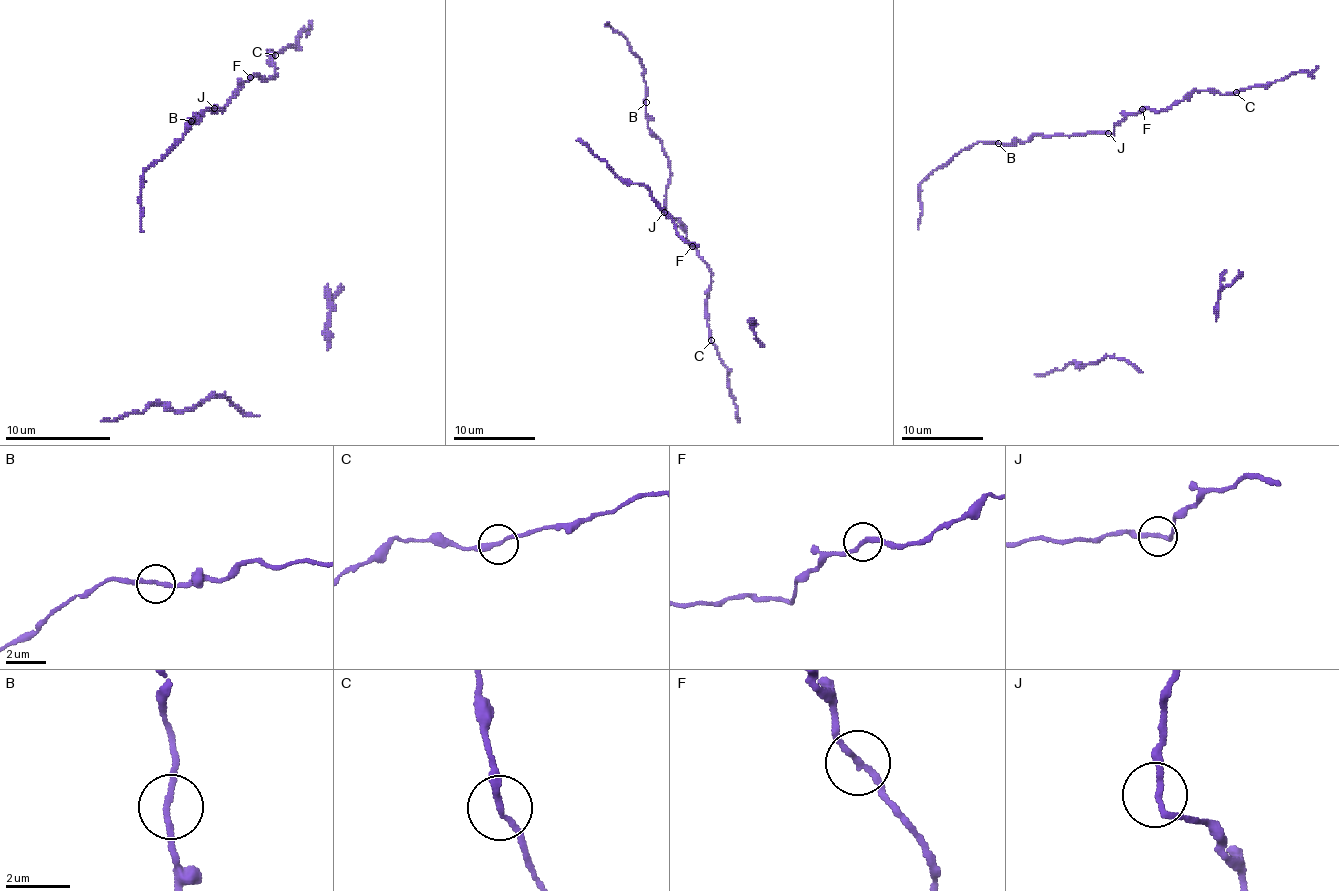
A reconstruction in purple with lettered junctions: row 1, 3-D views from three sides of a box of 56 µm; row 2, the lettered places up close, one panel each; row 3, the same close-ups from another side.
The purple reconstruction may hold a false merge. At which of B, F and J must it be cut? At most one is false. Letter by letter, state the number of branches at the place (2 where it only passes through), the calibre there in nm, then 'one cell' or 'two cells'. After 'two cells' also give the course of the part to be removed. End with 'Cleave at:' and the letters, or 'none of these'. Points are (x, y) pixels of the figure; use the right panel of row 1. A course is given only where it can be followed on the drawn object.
B: branches 2; calibre 180 nm; one cell
F: branches 2; calibre 190 nm; one cell
J: branches 2; calibre 190 nm; one cell
Cleave at: none of these

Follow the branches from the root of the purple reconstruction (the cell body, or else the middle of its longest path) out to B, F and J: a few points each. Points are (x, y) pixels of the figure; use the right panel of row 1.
B: (961, 152), (979, 141), (998, 143)
F: (961, 152), (979, 141), (1012, 143), (1028, 141), (1034, 135), (1112, 133), (1120, 121), (1143, 109)
J: (961, 152), (979, 141), (1012, 143), (1028, 141), (1034, 135), (1108, 133)

